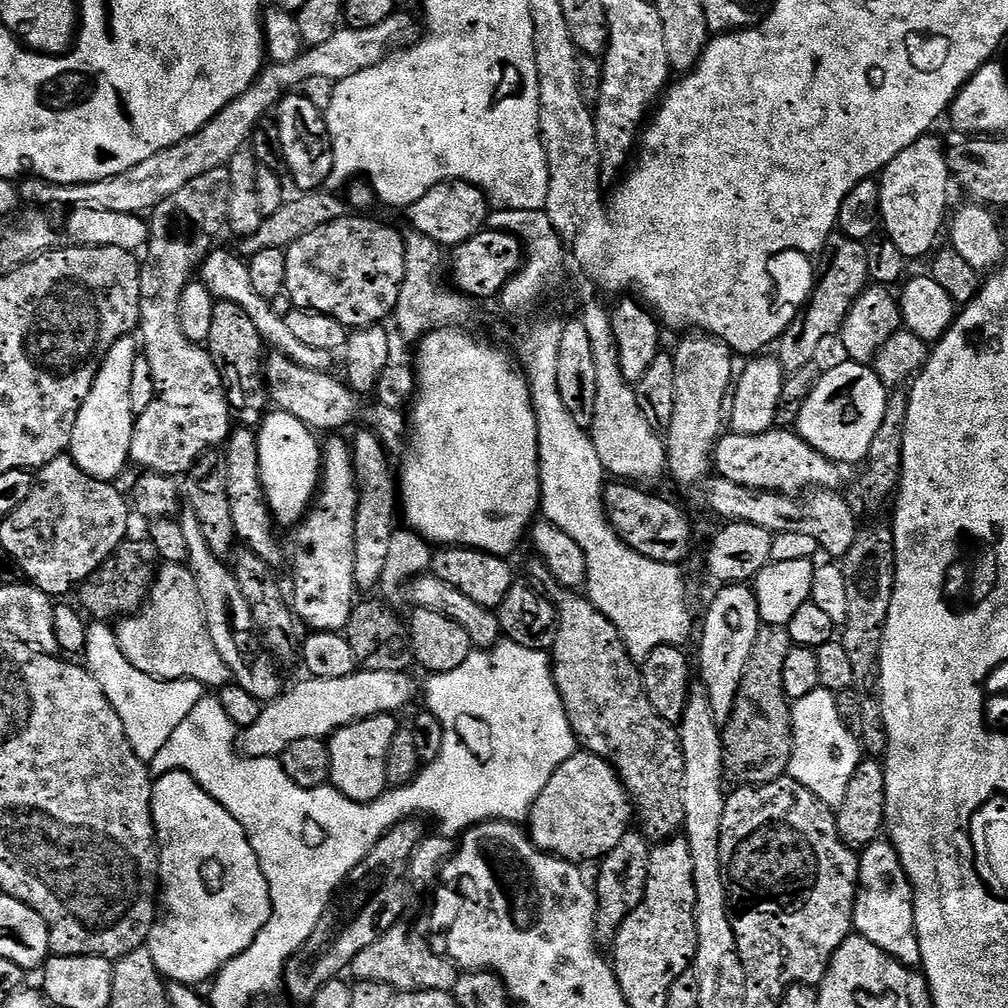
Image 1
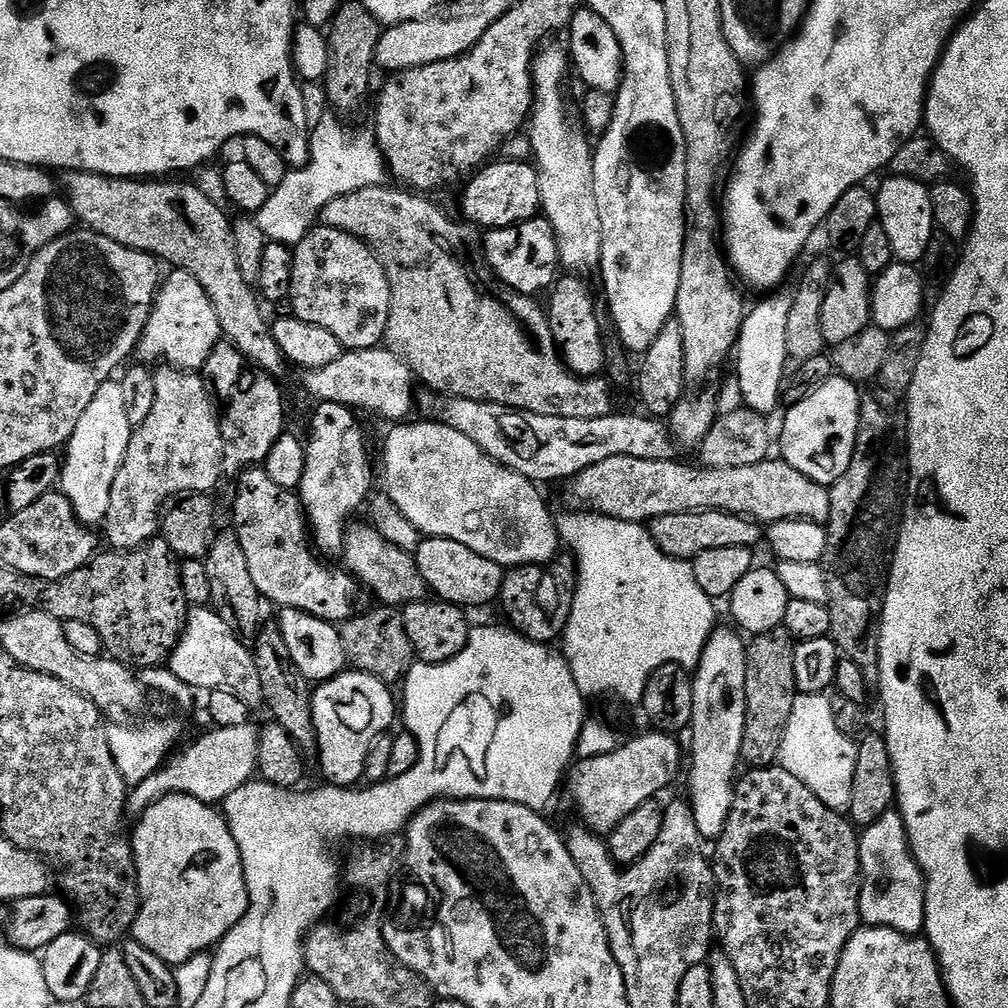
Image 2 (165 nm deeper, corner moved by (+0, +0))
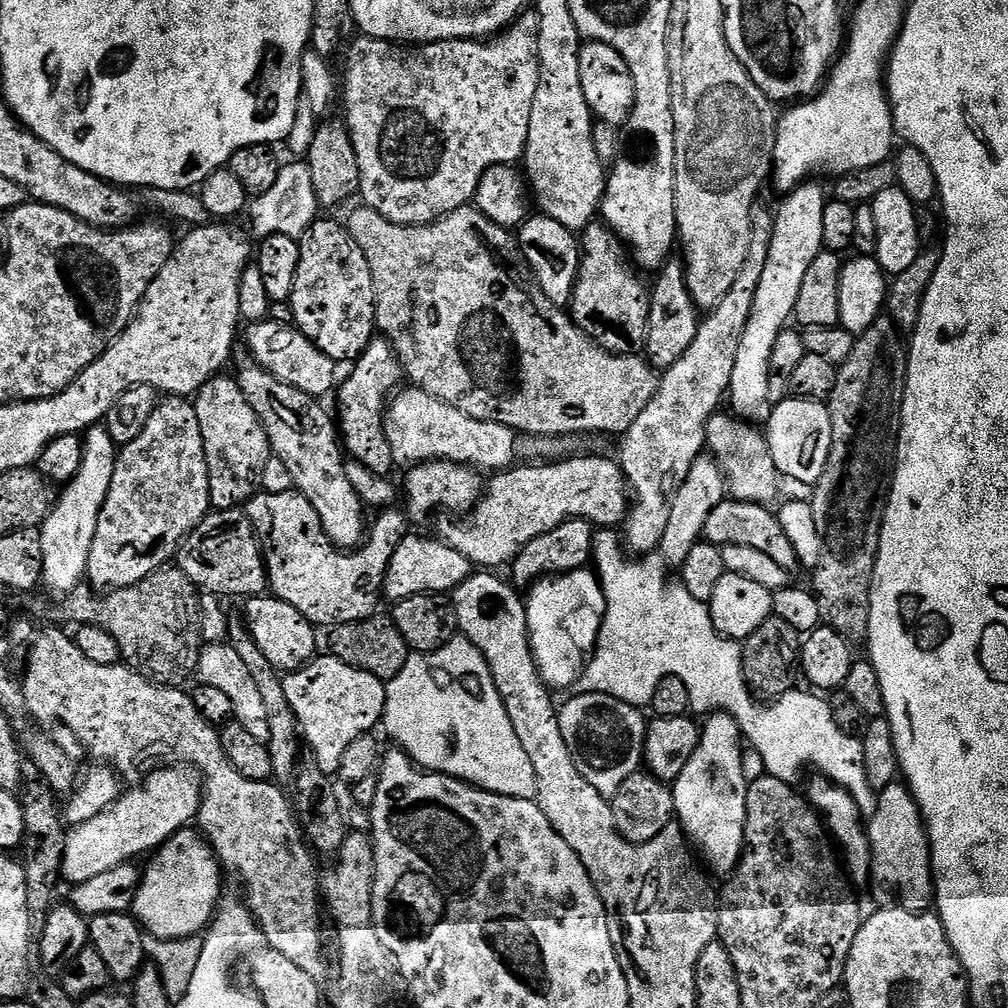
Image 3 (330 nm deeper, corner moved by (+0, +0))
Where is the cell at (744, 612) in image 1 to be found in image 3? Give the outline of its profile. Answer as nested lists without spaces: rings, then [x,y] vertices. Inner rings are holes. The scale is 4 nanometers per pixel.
[[[720,710],[705,720],[708,721],[703,721],[698,750],[694,750],[686,770],[671,785],[675,819],[702,860],[704,855],[705,865],[708,863],[716,872],[731,874],[744,852],[746,794],[750,783],[742,774],[745,749],[740,748],[742,733],[733,716]]]

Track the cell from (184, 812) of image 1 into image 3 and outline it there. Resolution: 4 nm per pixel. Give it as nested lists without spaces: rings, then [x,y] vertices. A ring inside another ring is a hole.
[[[199,831],[176,832],[156,849],[149,860],[152,861],[148,869],[143,869],[140,889],[131,907],[137,921],[147,933],[160,940],[189,939],[201,935],[212,923],[222,900],[222,865],[212,851],[212,845]]]

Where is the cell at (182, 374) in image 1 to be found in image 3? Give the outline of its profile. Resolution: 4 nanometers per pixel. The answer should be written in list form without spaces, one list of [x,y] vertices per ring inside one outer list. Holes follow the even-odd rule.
[[[168,396],[157,403],[146,430],[134,442],[119,449],[114,466],[114,482],[100,511],[94,546],[90,546],[86,580],[97,590],[134,586],[165,567],[177,555],[185,538],[203,522],[212,508],[208,459],[202,438],[202,426],[195,403],[183,396]]]

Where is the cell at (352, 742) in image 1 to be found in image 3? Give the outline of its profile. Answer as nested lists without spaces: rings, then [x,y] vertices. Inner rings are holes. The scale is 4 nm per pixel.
[[[331,654],[317,655],[311,664],[289,672],[283,677],[286,699],[300,724],[303,739],[312,747],[311,755],[322,771],[339,773],[342,754],[350,742],[359,736],[367,736],[384,718],[385,681],[374,678]]]

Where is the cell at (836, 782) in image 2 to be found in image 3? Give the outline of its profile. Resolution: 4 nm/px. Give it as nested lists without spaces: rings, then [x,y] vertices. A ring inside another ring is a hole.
[[[597,531],[596,541],[592,547],[594,568],[599,575],[606,598],[606,614],[596,639],[596,646],[588,657],[583,674],[580,675],[579,691],[609,695],[611,698],[621,699],[636,709],[644,710],[651,705],[654,690],[658,690],[658,682],[662,682],[664,676],[682,678],[682,682],[686,682],[686,690],[690,690],[691,711],[712,714],[717,710],[723,710],[729,716],[733,716],[743,739],[751,748],[758,750],[758,754],[762,754],[767,775],[792,784],[795,776],[809,764],[810,767],[820,771],[817,773],[823,779],[845,788],[850,798],[854,798],[861,817],[865,821],[872,820],[878,806],[878,792],[867,781],[863,762],[863,742],[859,736],[842,734],[842,730],[838,730],[838,722],[834,722],[831,703],[823,695],[813,694],[811,691],[800,692],[801,690],[790,691],[769,704],[757,699],[744,680],[744,667],[740,664],[741,645],[716,631],[711,607],[705,601],[694,598],[694,594],[690,594],[690,590],[686,590],[683,583],[671,584],[668,581],[670,569],[663,556],[644,554],[639,558],[624,560],[626,552],[622,547],[621,537],[617,533],[615,536],[612,532],[615,531]]]

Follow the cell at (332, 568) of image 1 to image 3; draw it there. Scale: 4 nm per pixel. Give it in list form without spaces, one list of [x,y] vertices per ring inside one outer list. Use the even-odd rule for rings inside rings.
[[[376,338],[351,368],[352,373],[345,378],[344,385],[342,385],[343,380],[339,385],[341,388],[338,432],[342,437],[343,447],[351,459],[362,462],[367,468],[372,468],[374,474],[388,476],[391,468],[394,468],[394,461],[386,427],[386,405],[397,387],[396,379],[402,376],[400,359],[397,358],[387,339]]]

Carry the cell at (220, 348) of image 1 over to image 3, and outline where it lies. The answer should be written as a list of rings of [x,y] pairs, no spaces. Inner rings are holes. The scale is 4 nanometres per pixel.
[[[228,374],[218,375],[210,382],[206,382],[206,386],[202,386],[196,393],[194,403],[202,426],[204,449],[208,459],[212,508],[223,510],[247,505],[248,501],[261,491],[262,474],[266,471],[266,462],[272,457],[272,447],[268,441],[268,435],[254,410],[254,406],[250,406],[246,394],[240,389],[240,383]]]

